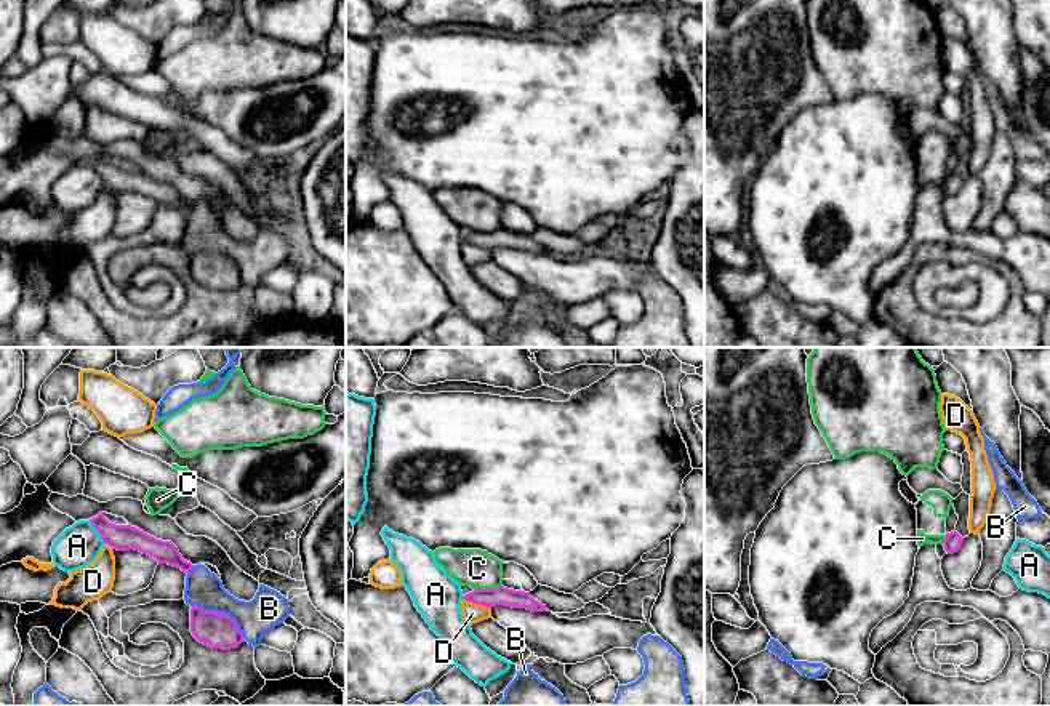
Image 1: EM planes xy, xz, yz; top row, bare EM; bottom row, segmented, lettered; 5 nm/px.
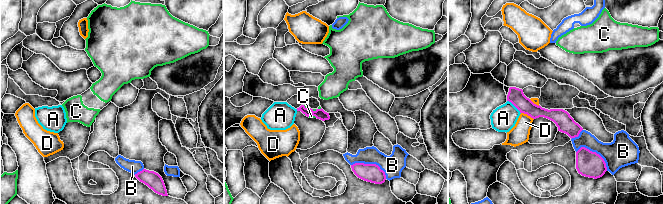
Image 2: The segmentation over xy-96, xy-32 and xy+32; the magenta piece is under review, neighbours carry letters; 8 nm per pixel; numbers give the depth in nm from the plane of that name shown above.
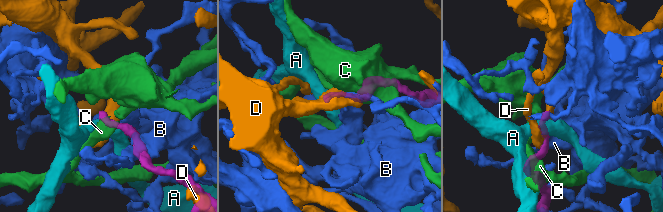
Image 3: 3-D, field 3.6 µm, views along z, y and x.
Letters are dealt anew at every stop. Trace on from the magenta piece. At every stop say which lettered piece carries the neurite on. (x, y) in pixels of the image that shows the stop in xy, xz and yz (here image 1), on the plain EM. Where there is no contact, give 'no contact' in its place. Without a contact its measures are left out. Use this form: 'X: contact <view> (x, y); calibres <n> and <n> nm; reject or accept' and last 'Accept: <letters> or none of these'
A: contact xy (96, 172); calibres 130 and 220 nm; reject
B: contact xy (221, 255); calibres 180 and 190 nm; reject
C: contact xz (487, 231); calibres 100 and 190 nm; reject
D: contact xz (477, 245); calibres 100 and 100 nm; reject
Accept: none of these

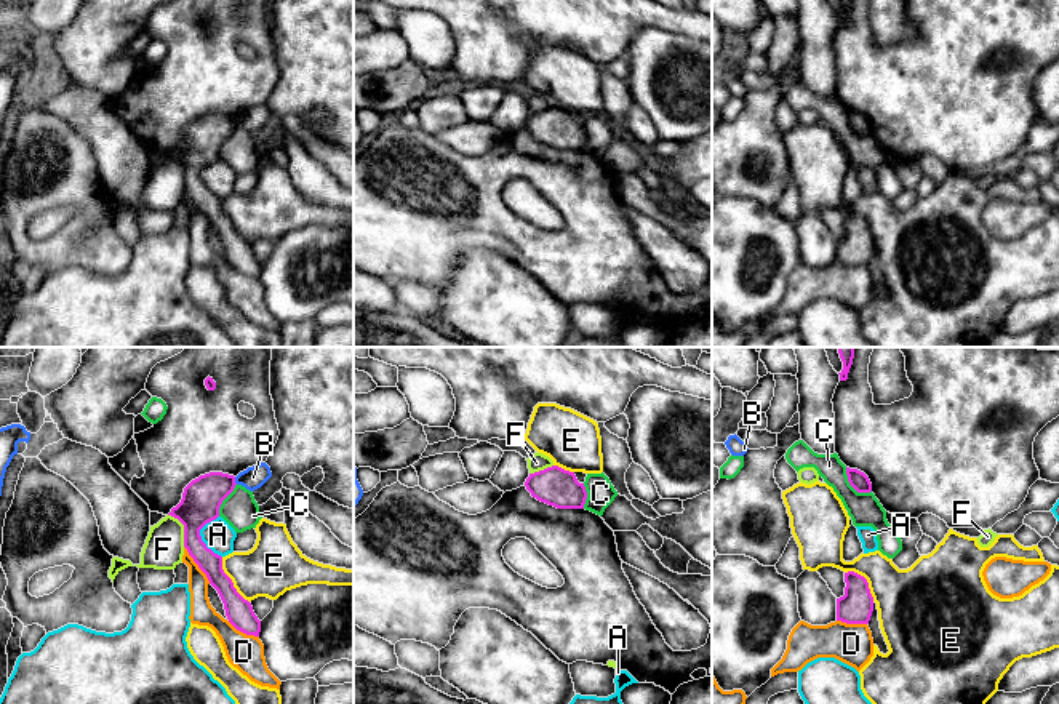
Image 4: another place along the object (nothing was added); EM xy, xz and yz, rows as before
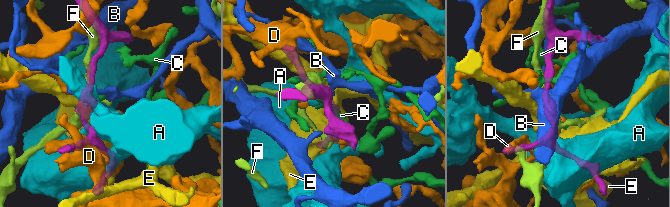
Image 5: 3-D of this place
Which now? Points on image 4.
A: contact xy (200, 178); calibres 200 and 160 nm; reject
B: contact xy (234, 122); calibres 200 and 110 nm; reject
C: contact yz (853, 128); calibres 90 and 160 nm; reject
D: contact xy (197, 205); calibres 160 and 120 nm; reject
E: contact xy (231, 221); calibres 140 and 280 nm; reject
F: contact xy (184, 170); calibres 200 and 200 nm; reject
Accept: none of these

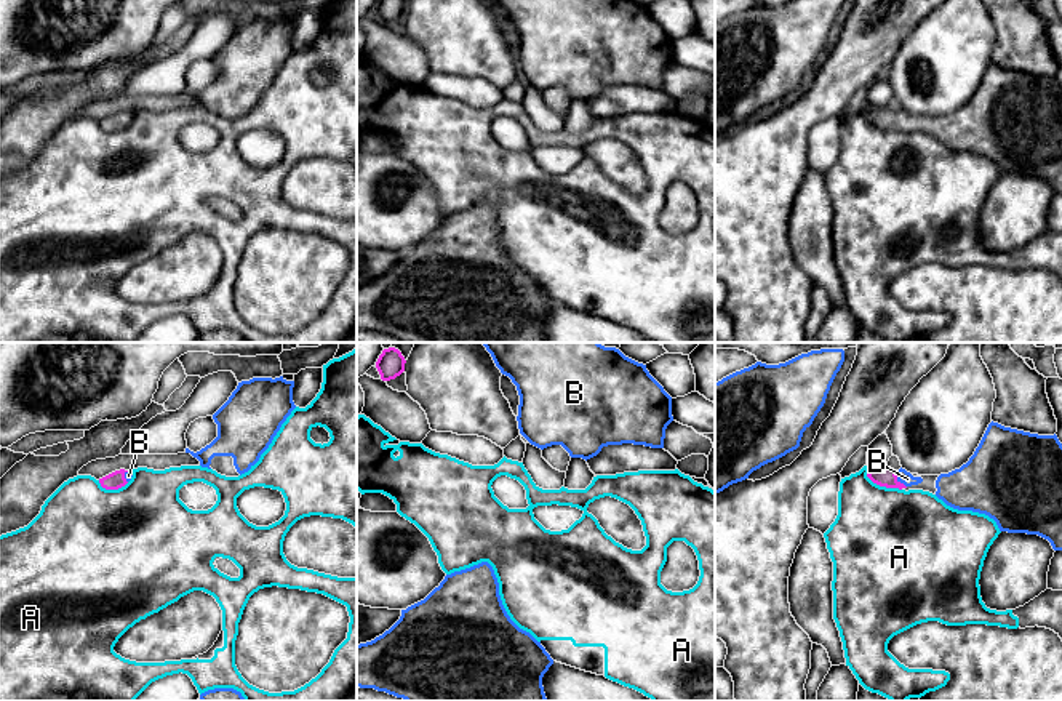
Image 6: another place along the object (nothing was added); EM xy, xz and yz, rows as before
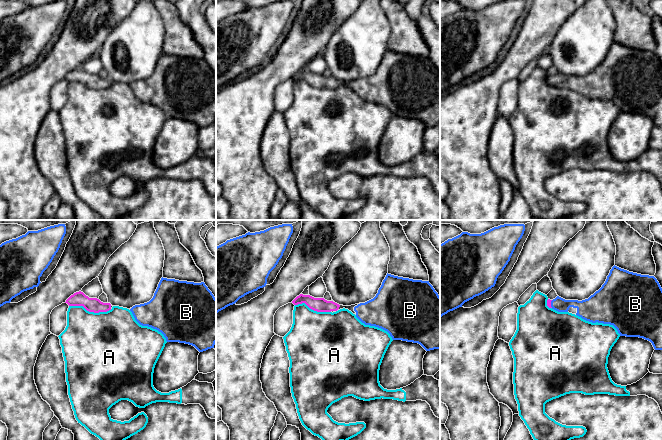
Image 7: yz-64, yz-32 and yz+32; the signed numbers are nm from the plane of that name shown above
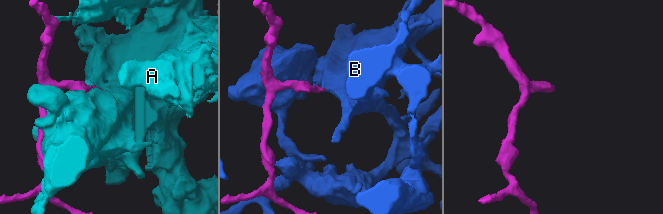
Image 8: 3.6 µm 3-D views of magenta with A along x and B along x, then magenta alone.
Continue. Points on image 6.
A: contact yz (880, 127); calibres 100 and 480 nm; reject
B: contact yz (896, 120); calibres 100 and 70 nm; accept
Accept: B

